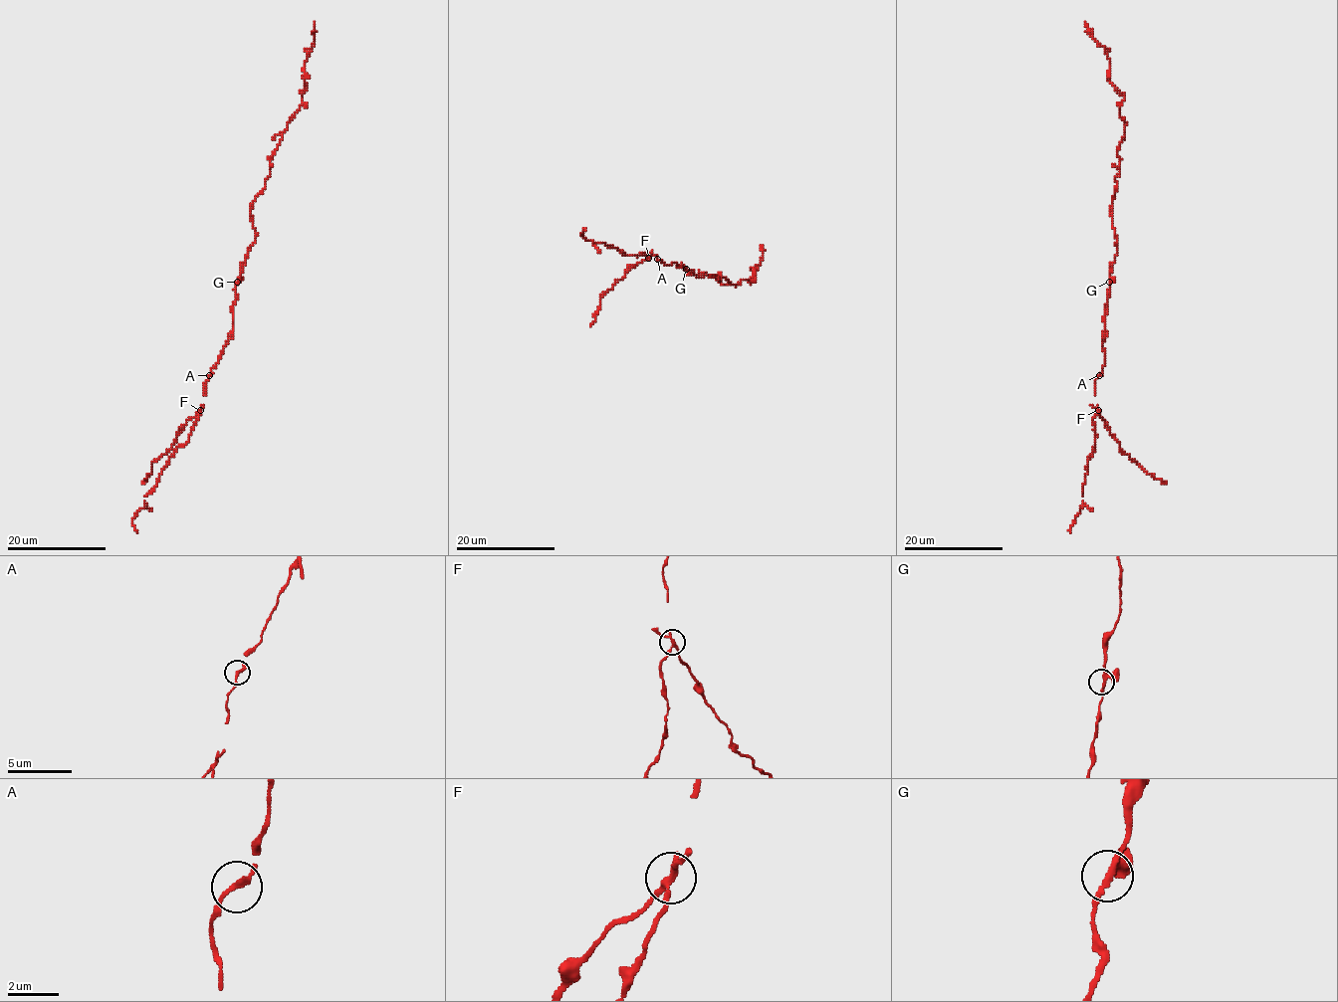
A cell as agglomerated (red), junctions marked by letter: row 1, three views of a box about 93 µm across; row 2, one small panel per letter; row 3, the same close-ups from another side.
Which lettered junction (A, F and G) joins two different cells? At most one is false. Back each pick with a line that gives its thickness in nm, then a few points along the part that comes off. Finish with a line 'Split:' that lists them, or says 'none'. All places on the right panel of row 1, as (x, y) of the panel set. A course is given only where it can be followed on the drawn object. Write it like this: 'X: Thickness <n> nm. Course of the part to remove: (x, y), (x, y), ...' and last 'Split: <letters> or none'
F: Thickness 220 nm. Course of the part to remove: (1098, 411), (1130, 459), (1167, 483)
Split: F

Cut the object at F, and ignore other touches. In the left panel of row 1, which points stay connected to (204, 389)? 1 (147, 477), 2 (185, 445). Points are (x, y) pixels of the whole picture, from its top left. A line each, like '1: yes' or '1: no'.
1: no
2: yes

